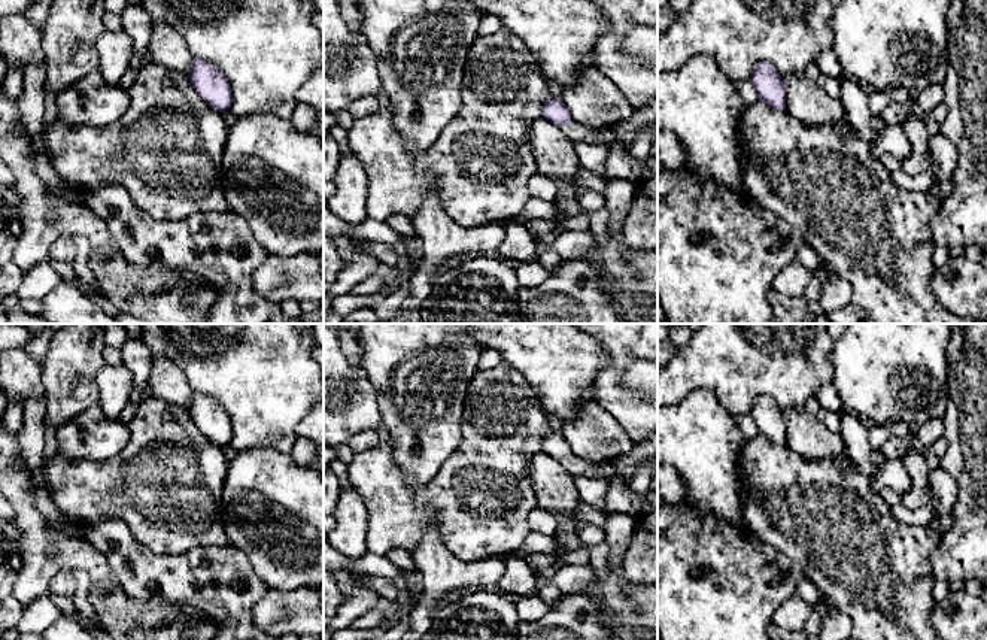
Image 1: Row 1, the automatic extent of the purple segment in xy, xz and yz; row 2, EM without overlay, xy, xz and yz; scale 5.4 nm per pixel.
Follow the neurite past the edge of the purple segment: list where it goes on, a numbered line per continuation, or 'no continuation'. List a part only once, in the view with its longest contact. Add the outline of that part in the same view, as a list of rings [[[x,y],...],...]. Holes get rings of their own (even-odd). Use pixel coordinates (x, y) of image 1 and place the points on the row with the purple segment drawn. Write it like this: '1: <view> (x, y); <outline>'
1: xz (574, 132); [[[573,118],[562,127],[562,131],[573,143],[592,143],[607,148],[622,137],[619,128],[587,128],[581,127]]]

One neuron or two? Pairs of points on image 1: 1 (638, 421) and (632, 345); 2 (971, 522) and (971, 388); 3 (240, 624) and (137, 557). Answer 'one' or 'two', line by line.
1: one
2: one
3: one

